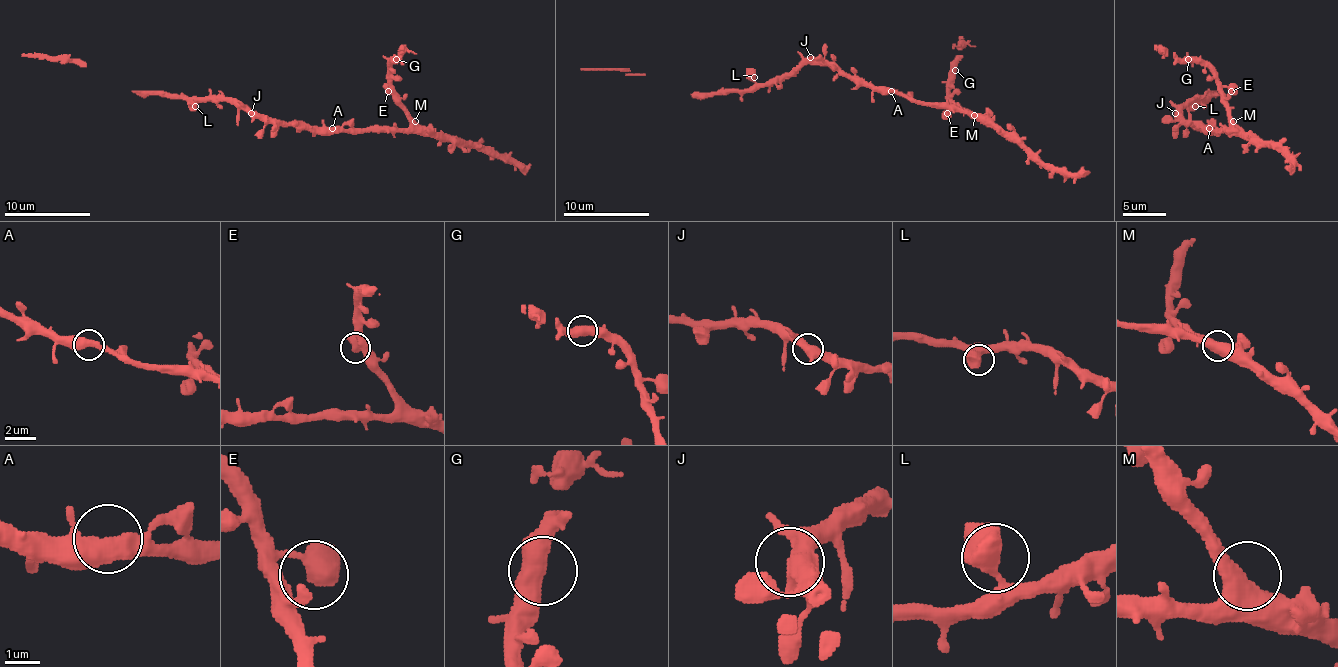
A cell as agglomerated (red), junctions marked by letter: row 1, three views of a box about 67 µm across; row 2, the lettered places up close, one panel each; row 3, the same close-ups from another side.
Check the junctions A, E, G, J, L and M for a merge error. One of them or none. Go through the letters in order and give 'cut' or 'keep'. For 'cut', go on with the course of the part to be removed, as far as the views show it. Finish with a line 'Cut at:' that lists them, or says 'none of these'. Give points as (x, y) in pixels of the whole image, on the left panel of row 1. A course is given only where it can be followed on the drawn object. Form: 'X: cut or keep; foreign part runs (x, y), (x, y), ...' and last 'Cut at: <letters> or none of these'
A: keep
E: keep
G: keep
J: keep
L: keep
M: keep
Cut at: none of these

